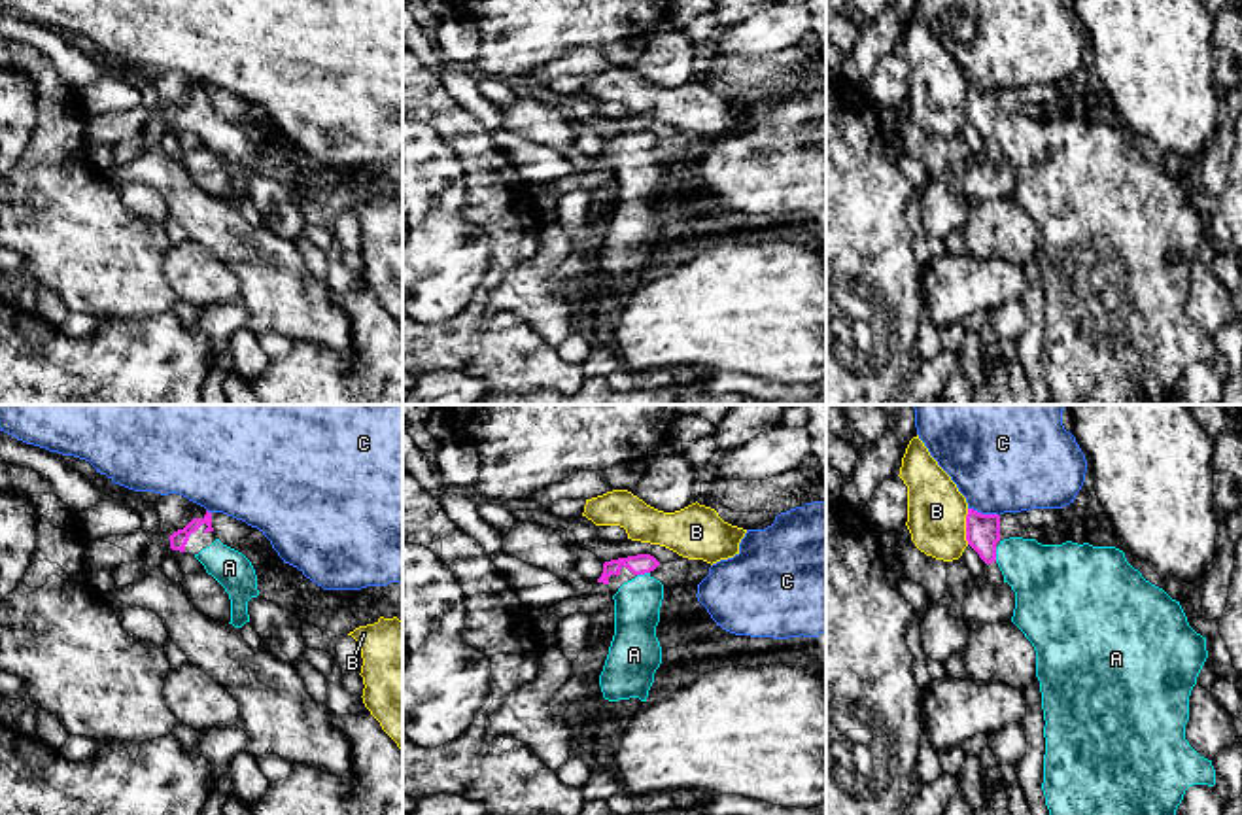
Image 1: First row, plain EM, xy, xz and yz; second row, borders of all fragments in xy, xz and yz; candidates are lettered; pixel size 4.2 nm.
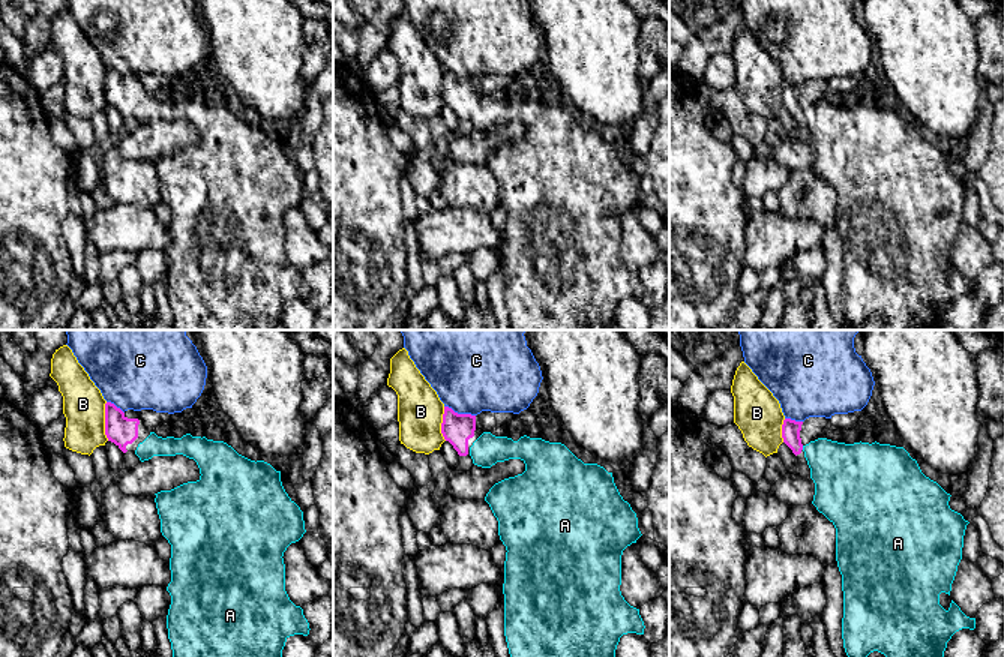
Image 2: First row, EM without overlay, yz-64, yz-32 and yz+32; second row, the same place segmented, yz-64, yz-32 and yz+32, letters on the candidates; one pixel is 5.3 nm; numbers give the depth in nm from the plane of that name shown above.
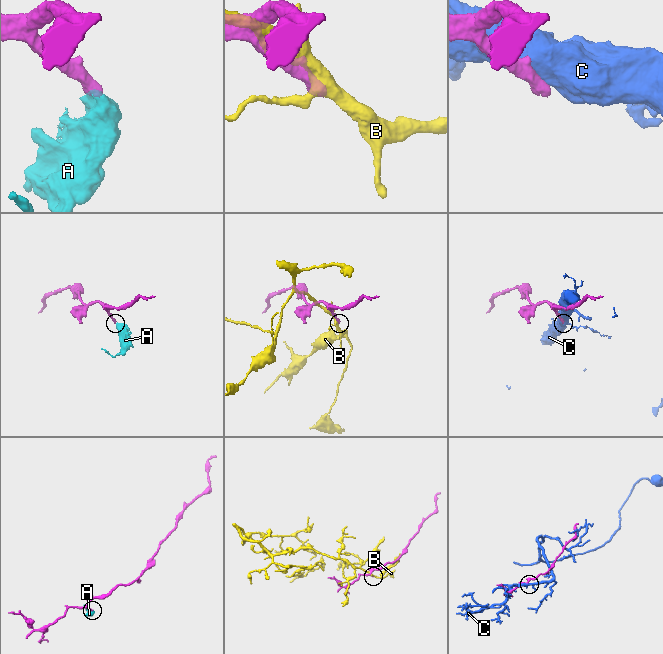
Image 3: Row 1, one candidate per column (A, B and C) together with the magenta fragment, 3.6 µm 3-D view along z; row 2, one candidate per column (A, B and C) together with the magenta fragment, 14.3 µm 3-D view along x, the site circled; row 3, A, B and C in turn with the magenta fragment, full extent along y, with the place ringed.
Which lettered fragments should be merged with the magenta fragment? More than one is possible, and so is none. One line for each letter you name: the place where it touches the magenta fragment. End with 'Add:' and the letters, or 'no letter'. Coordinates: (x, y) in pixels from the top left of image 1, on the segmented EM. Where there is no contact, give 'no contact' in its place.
A: meets magenta in yz at (995, 554)
Add: A

